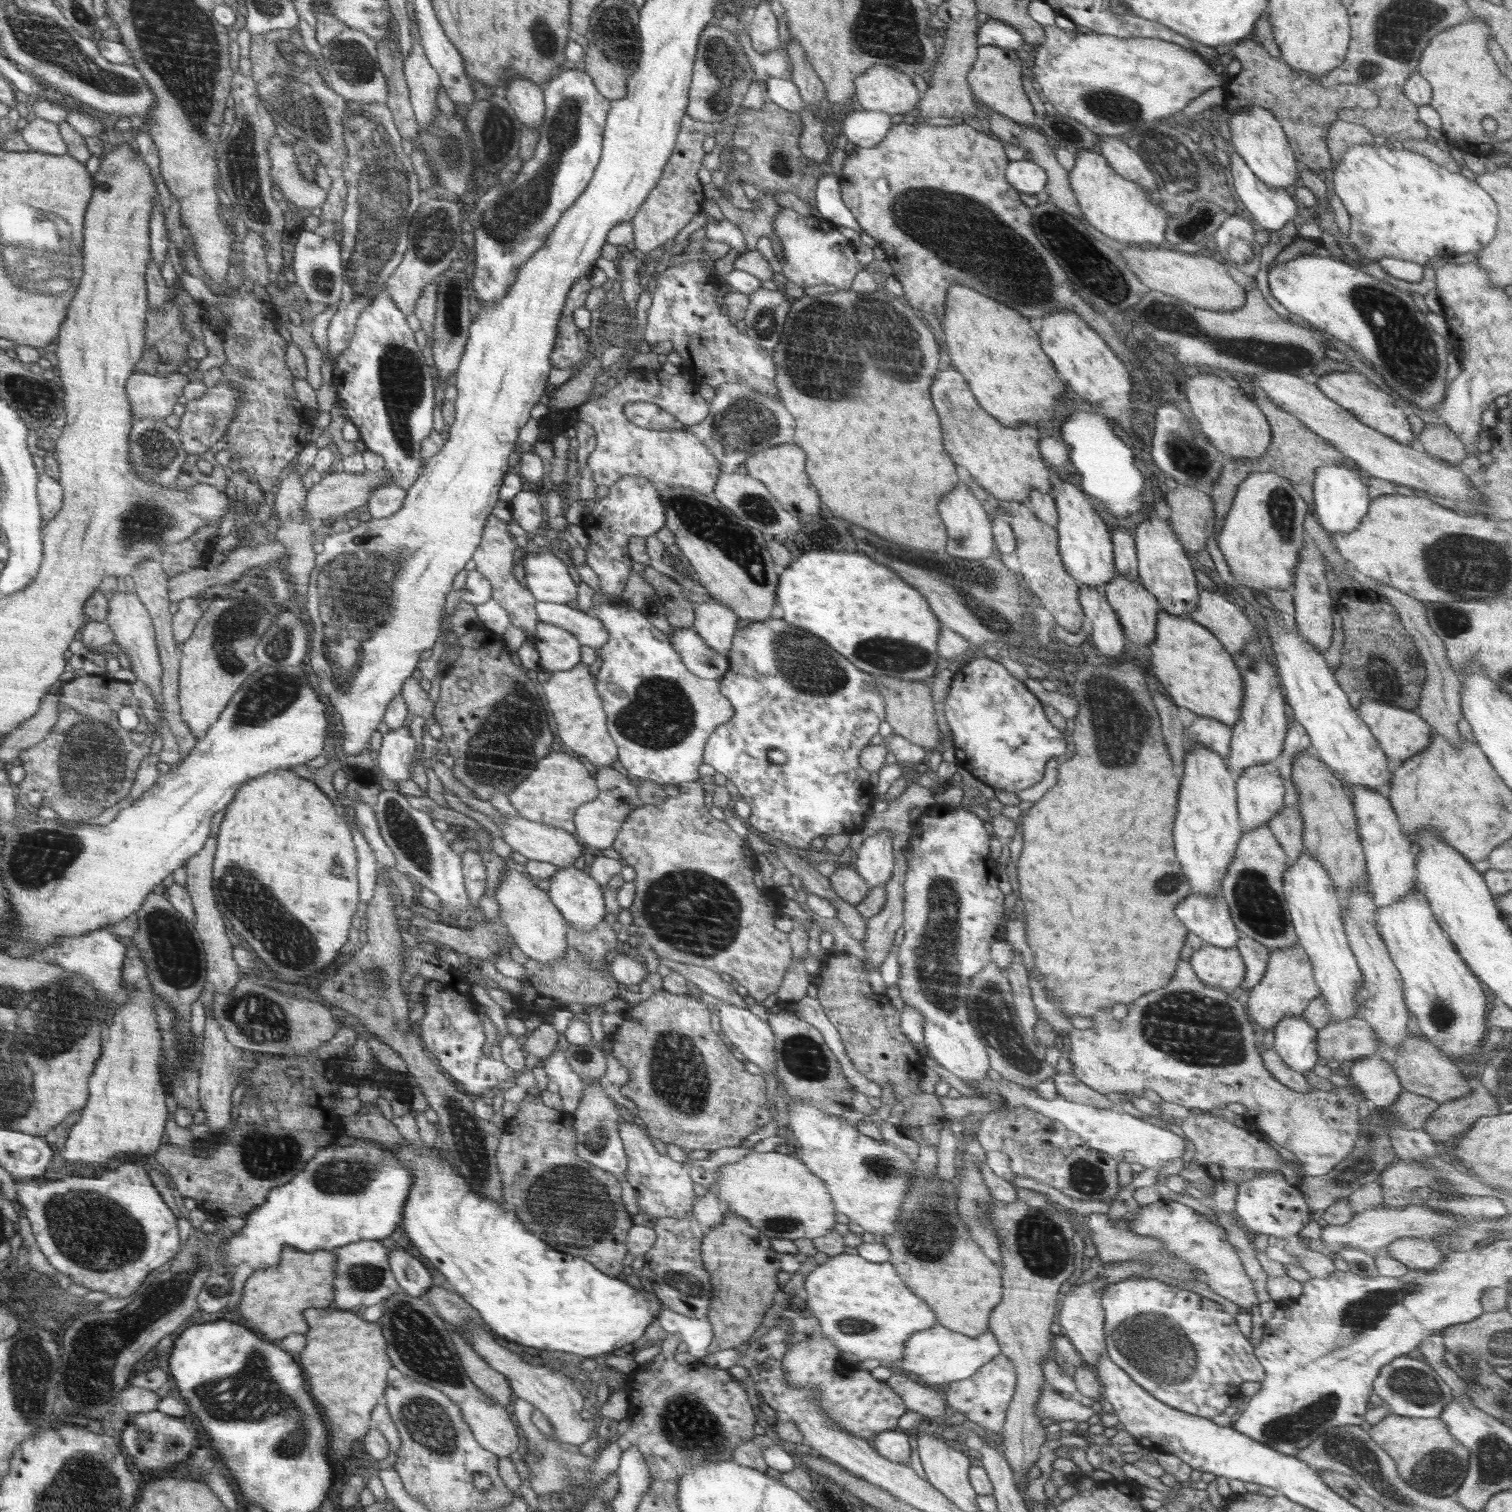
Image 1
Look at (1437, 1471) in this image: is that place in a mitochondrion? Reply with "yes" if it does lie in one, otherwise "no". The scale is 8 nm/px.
yes

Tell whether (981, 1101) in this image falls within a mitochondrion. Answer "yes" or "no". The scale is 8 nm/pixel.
no

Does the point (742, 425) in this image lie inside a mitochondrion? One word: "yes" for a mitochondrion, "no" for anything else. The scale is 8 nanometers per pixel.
yes

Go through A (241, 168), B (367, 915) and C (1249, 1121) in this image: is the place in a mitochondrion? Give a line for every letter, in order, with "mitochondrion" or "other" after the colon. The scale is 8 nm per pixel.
A: mitochondrion
B: other
C: other

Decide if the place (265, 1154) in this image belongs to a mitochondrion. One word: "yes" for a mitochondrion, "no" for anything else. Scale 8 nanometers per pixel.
yes

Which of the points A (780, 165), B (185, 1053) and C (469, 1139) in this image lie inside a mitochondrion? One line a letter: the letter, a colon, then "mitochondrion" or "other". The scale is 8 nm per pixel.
A: mitochondrion
B: other
C: mitochondrion

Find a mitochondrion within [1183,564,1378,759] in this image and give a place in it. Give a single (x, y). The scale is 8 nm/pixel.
(1251, 661)

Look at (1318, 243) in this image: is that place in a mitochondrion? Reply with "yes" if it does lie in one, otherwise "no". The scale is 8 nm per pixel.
no

